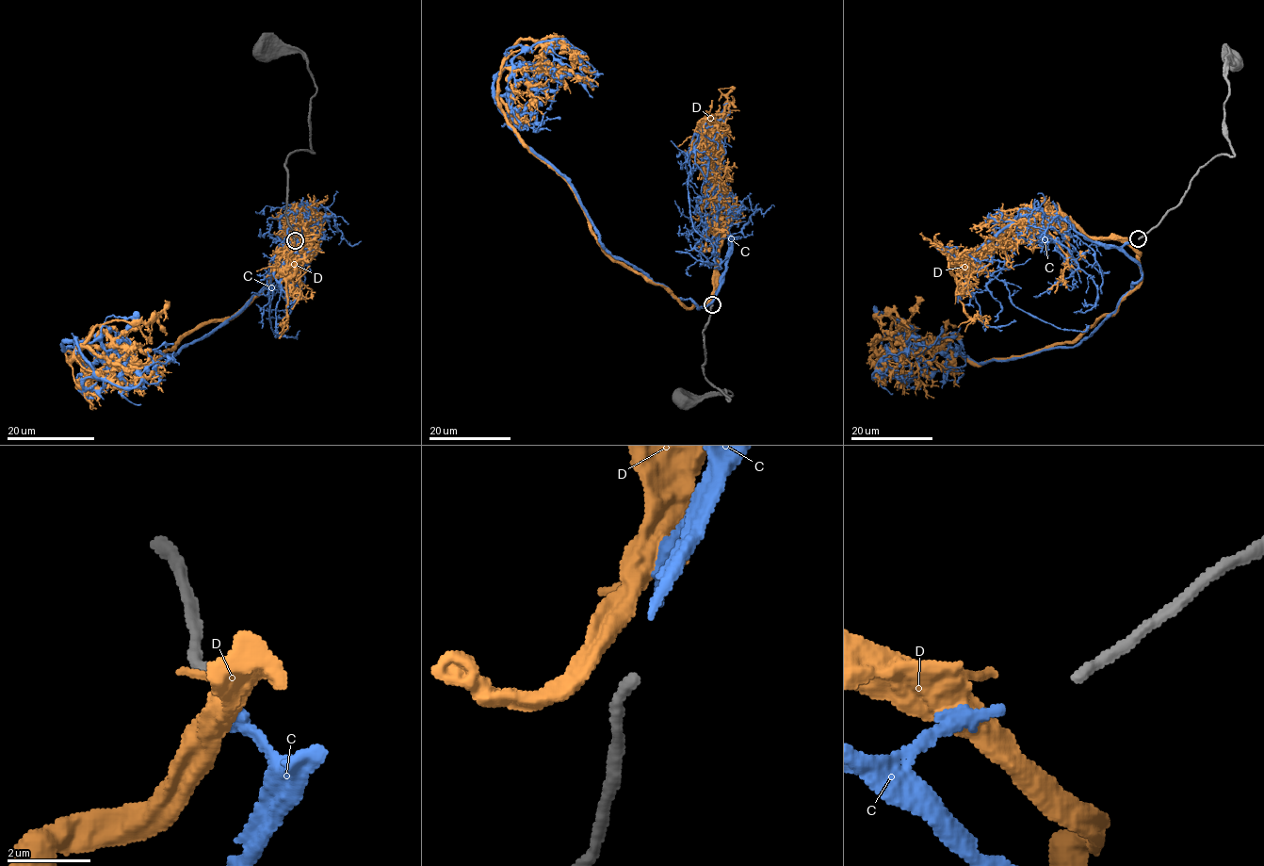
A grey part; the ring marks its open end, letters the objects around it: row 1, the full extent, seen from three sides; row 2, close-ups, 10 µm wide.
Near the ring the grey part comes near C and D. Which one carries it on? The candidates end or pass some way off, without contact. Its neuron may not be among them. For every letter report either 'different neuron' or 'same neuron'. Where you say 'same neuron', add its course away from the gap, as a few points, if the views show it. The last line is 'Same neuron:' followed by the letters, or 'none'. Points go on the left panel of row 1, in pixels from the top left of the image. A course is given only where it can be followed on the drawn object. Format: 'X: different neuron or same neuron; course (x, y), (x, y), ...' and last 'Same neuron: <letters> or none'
C: same neuron; course (297, 243), (274, 287), (176, 354), (93, 372), (62, 344), (123, 387), (170, 363)
D: different neuron
Same neuron: C

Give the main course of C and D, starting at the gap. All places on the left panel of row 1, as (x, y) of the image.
C: (297, 243), (274, 287), (176, 354), (93, 372), (62, 344), (123, 387), (170, 363)
D: (293, 239), (242, 307), (150, 363), (93, 373), (68, 359), (101, 324), (155, 318), (166, 334)

